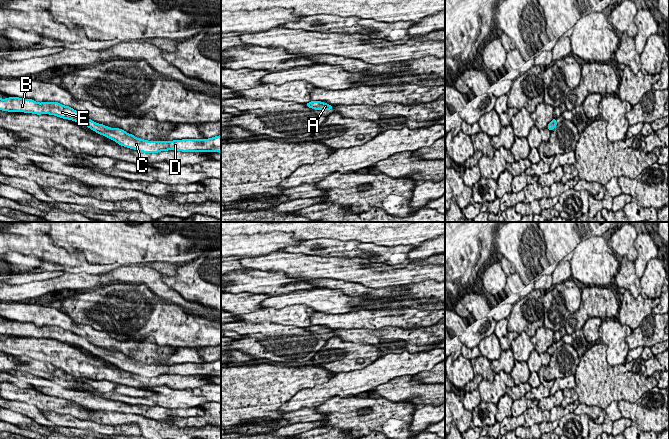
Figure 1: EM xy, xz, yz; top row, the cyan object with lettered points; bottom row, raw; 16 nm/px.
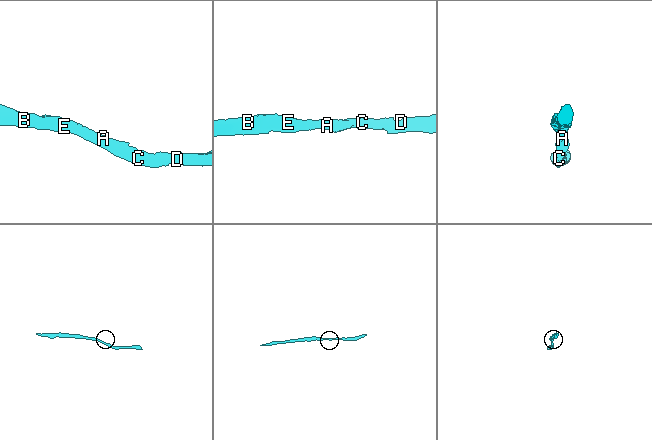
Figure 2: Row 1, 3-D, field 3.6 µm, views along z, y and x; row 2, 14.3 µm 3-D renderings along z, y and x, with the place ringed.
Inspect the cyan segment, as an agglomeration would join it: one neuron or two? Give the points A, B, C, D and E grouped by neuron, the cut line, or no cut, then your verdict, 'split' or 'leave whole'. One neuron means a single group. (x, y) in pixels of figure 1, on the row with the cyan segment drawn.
A B C D E; no cut; leave whole

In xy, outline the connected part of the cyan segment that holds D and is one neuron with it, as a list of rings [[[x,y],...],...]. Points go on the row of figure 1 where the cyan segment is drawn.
[[[10,97],[0,98],[0,110],[9,112],[25,112],[33,114],[50,114],[60,118],[79,122],[101,134],[112,139],[119,145],[135,149],[143,153],[158,153],[160,151],[177,150],[183,152],[220,152],[221,153],[221,135],[209,139],[183,139],[174,141],[147,141],[136,138],[122,129],[107,127],[90,120],[85,114],[64,106],[58,102],[38,103],[32,99],[22,99]]]

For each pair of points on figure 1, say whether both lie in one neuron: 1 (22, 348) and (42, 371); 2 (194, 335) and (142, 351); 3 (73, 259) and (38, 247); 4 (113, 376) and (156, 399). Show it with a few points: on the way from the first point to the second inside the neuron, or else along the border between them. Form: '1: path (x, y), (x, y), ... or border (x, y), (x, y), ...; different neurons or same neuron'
1: border (10, 353), (29, 356), (44, 363); different neurons
2: border (137, 340), (152, 337), (160, 346); different neurons
3: path (64, 258), (56, 250), (47, 247); same neuron
4: border (141, 388), (167, 385), (173, 389); different neurons

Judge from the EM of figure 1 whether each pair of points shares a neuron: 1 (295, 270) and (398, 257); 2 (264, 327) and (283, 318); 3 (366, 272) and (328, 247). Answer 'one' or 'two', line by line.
1: two
2: two
3: two

